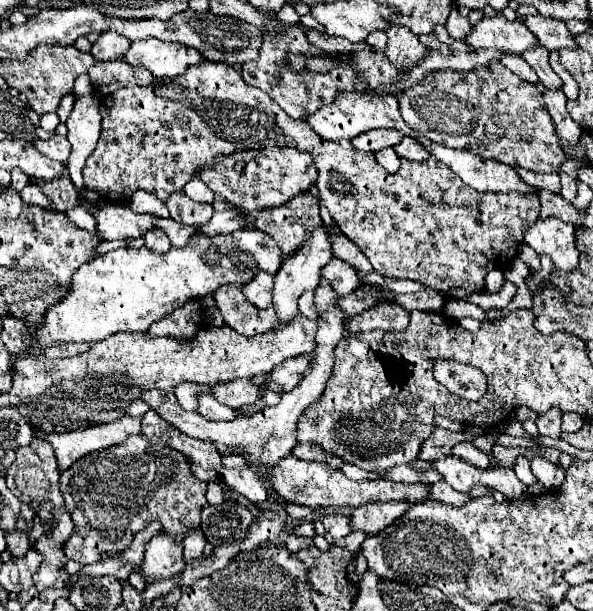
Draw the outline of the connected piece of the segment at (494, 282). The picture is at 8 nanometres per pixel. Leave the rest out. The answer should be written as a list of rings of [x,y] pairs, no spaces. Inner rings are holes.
[[[493,269],[493,271],[489,271],[485,277],[485,291],[487,291],[487,293],[497,293],[497,291],[501,290],[503,281],[505,281],[503,271],[500,269]]]

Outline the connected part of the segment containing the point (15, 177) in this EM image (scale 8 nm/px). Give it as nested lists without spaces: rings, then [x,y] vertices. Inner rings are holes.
[[[11,171],[11,189],[13,191],[19,193],[27,185],[29,185],[29,177],[23,175],[23,171]]]

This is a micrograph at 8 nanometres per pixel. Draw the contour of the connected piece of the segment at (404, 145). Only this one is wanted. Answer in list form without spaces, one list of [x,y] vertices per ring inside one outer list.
[[[403,137],[401,143],[397,143],[393,149],[399,153],[399,157],[411,159],[411,161],[425,161],[427,157],[431,157],[431,153],[417,139],[411,139],[411,137]]]

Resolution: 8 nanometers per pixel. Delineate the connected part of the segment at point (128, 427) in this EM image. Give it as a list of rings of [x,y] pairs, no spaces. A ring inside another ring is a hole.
[[[123,415],[121,419],[111,423],[93,425],[69,433],[51,433],[51,435],[43,435],[41,439],[53,447],[59,471],[65,471],[77,459],[93,451],[113,447],[115,443],[121,443],[131,433],[141,433],[141,419]]]

